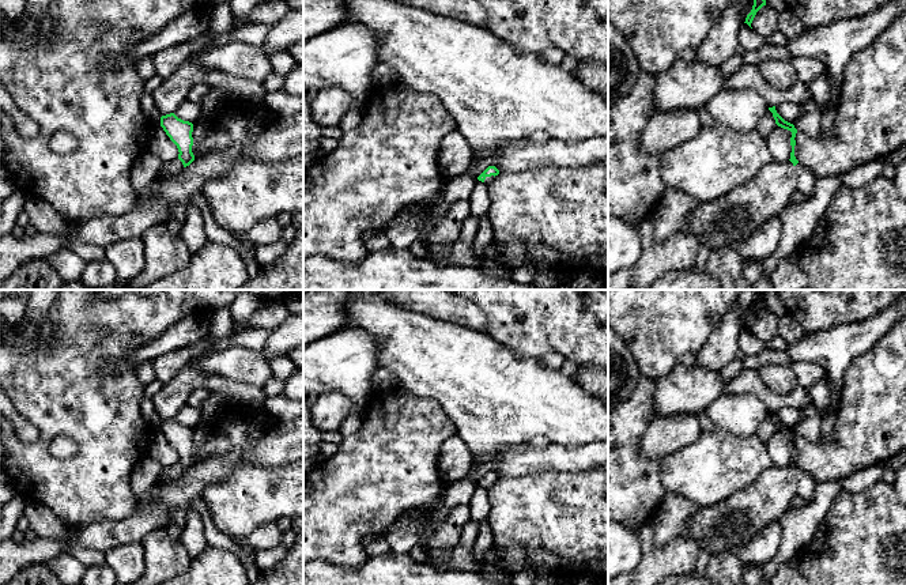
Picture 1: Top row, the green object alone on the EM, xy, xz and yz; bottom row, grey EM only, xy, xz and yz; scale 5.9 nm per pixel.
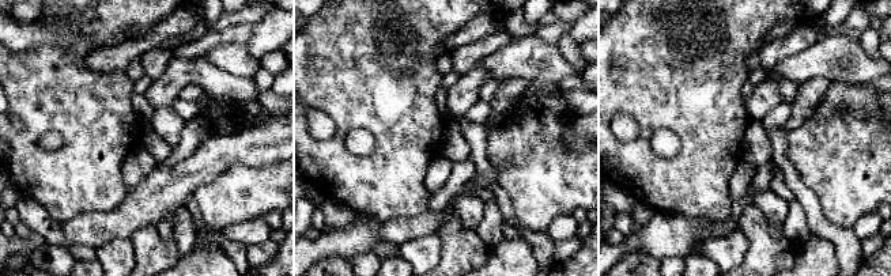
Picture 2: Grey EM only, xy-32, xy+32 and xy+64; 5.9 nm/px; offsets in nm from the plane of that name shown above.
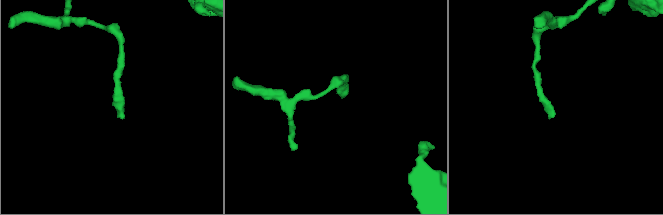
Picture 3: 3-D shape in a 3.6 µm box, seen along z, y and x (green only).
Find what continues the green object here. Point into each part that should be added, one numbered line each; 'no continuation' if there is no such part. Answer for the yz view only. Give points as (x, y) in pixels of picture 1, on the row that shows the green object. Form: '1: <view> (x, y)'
1: yz (806, 178)

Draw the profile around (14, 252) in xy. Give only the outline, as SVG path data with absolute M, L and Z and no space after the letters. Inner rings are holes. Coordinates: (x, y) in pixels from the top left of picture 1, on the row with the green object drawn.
M69 223L65 234L37 233L15 238L7 234L0 238L0 282L7 279L23 263L34 258L46 258L52 253L69 249L67 241L75 234L75 223Z

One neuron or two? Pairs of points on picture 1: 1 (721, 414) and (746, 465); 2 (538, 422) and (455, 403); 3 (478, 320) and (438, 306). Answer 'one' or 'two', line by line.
1: two
2: one
3: one

